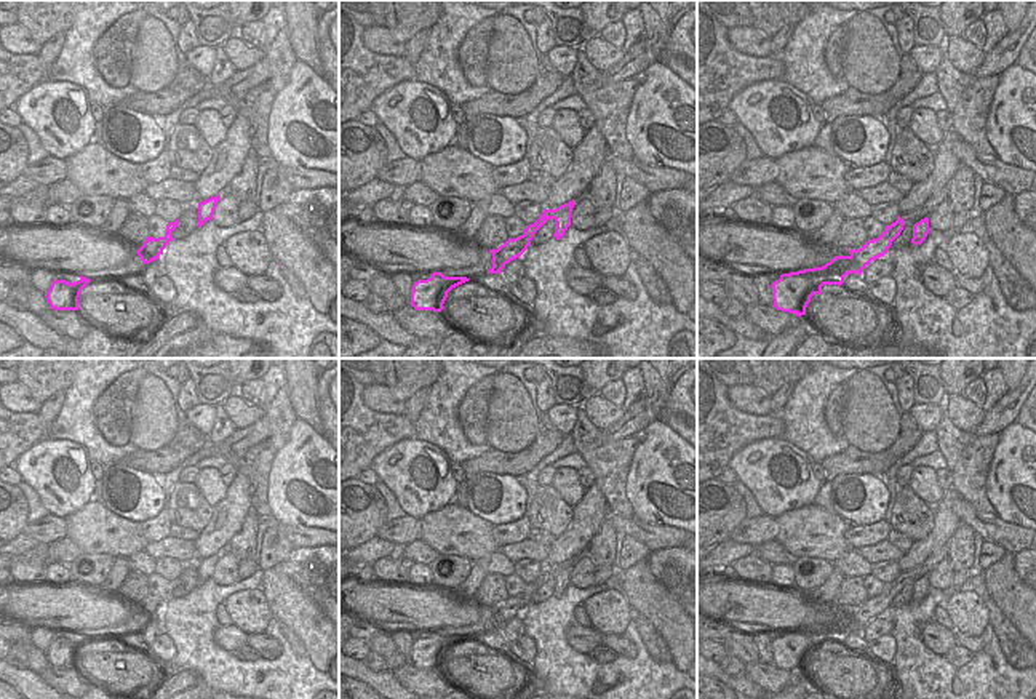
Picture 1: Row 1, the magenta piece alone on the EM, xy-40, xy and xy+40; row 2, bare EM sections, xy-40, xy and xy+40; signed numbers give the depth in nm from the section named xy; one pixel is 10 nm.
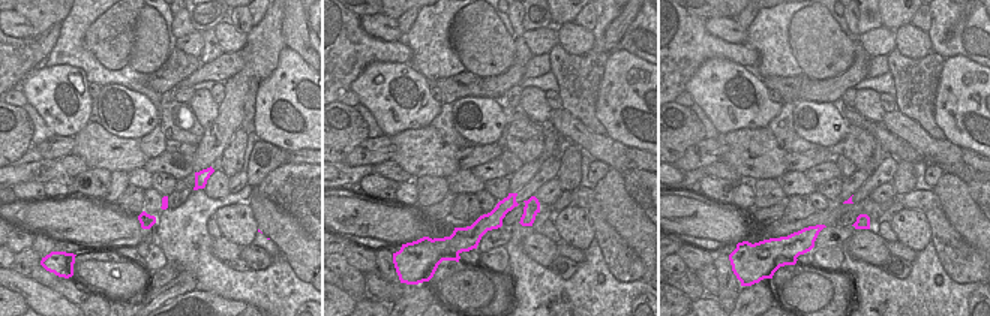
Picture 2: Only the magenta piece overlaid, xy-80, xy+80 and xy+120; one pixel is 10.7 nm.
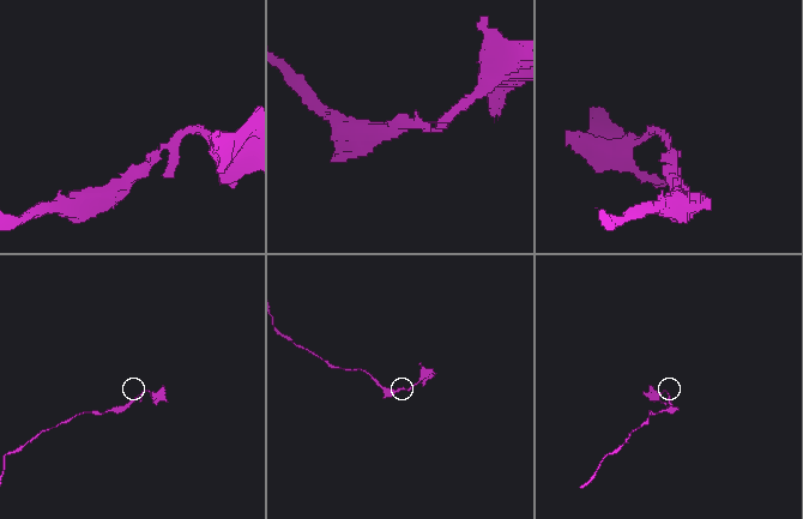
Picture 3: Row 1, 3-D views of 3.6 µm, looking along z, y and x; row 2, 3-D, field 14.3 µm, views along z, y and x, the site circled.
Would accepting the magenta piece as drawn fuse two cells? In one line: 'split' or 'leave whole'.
split

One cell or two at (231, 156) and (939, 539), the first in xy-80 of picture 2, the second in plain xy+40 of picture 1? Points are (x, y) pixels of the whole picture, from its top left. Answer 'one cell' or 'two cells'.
two cells

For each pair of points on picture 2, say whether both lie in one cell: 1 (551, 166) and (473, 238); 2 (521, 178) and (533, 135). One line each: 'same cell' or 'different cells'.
1: same cell
2: different cells

